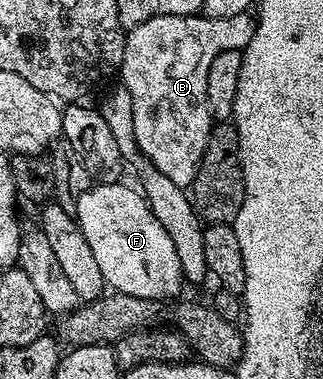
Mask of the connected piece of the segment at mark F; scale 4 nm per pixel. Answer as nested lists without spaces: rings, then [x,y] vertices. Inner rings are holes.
[[[126,182],[113,184],[95,183],[78,200],[73,211],[84,238],[88,238],[88,246],[92,246],[92,254],[100,265],[100,274],[104,274],[107,285],[114,292],[132,294],[145,300],[165,300],[177,297],[184,285],[180,254],[168,238],[168,230],[160,226],[156,214],[152,214],[150,204],[137,187],[129,188]]]

